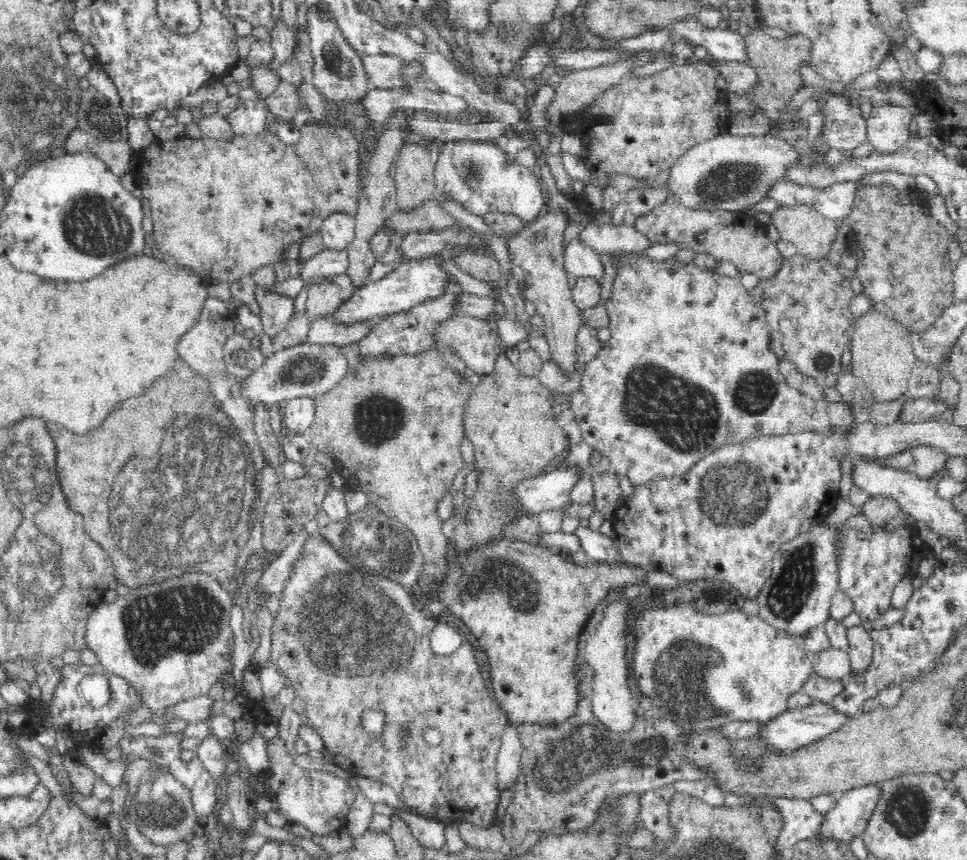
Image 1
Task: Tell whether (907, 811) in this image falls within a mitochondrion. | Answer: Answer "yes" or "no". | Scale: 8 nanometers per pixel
yes

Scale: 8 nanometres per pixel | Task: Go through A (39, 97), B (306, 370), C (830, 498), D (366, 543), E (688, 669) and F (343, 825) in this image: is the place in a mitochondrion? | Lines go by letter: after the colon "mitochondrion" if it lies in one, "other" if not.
A: mitochondrion
B: mitochondrion
C: other
D: mitochondrion
E: mitochondrion
F: other

